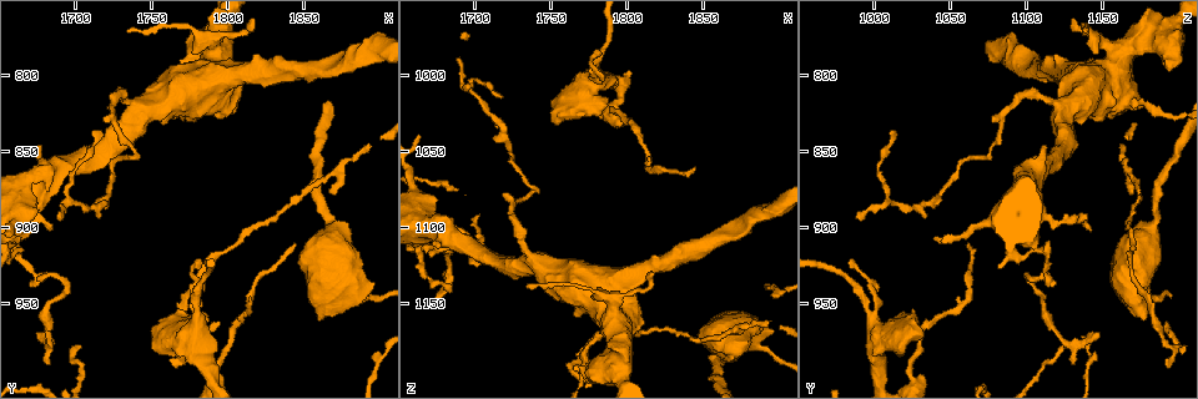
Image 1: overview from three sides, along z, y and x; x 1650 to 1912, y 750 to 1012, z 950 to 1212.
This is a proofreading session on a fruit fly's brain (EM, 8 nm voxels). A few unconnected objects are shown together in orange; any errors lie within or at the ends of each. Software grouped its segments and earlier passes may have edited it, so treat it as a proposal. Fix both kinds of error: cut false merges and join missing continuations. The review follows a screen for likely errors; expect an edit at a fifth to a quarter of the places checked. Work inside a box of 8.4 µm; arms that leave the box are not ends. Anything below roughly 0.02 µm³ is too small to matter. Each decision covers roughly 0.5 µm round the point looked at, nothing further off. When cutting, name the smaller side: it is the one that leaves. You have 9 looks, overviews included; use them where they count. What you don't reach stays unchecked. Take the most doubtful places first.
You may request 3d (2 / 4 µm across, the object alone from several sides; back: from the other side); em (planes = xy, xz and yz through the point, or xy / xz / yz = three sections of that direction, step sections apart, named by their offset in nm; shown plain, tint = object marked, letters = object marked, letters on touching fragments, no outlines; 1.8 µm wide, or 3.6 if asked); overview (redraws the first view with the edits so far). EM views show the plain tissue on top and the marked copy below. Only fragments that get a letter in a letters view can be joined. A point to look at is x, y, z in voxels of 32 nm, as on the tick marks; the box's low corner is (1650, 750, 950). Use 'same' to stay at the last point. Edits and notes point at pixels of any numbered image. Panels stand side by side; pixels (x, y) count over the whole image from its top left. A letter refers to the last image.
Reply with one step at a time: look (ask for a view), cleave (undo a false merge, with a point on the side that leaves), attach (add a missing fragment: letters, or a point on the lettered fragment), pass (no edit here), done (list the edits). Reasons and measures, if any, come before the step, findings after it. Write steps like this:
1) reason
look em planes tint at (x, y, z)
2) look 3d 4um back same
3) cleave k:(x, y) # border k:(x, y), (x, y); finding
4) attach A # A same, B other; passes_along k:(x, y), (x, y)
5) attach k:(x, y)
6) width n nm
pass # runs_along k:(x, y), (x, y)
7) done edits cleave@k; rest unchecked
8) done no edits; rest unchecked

tapers out
look em yz step 16 letters at (1674, 966, 1146)

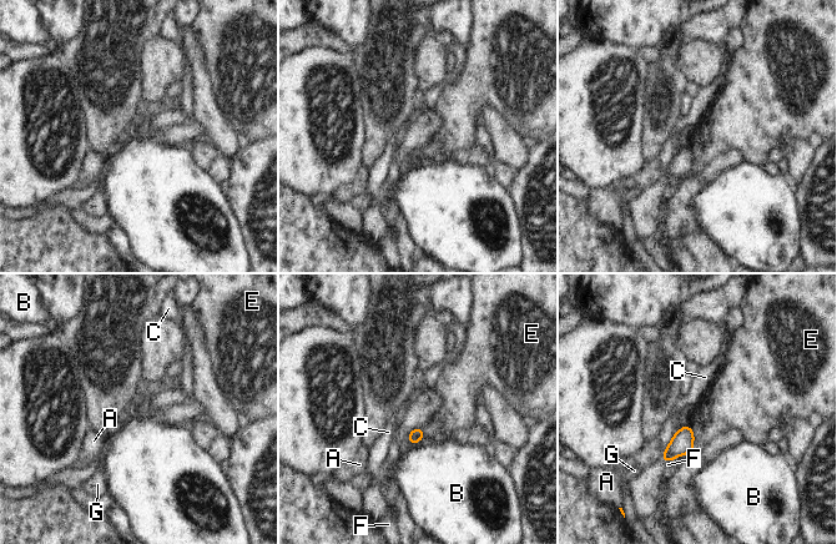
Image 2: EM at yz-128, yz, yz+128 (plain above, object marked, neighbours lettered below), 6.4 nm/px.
pass # A other, B other, C other, E other, F other, G other; border 2:(689, 426), (694, 436), (694, 451); none of them fits

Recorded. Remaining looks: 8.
an open end
look 3d 2um at (1762, 986, 1192)

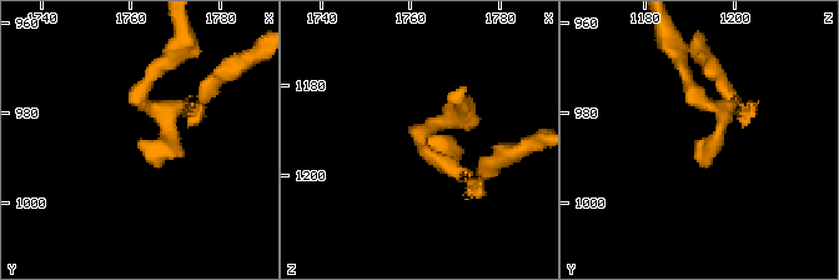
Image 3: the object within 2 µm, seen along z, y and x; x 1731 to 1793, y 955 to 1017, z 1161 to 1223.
need the tissue
look em planes letters at (1762, 986, 1192)

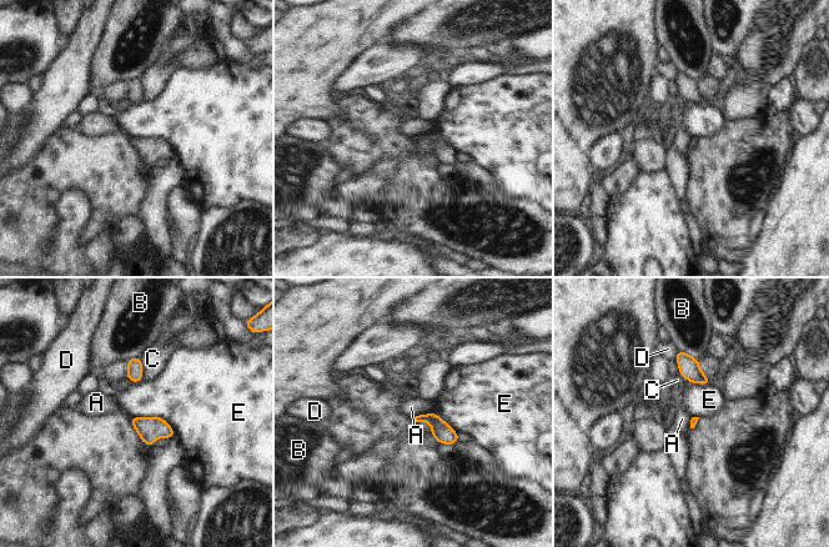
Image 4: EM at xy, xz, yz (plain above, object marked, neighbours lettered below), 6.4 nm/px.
pass # A other, B other, C other, D other, E other; border 4:(131, 416), (160, 416), (175, 435); none of them fits

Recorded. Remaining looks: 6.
free end
look 3d 2um at (1784, 954, 1020)

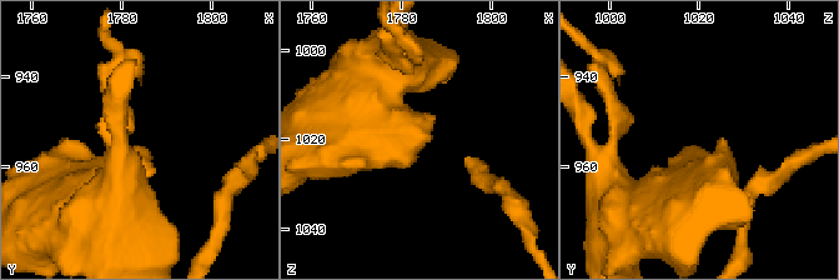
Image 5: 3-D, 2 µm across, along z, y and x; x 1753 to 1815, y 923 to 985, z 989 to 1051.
look em planes letters at (1785, 956, 1020)

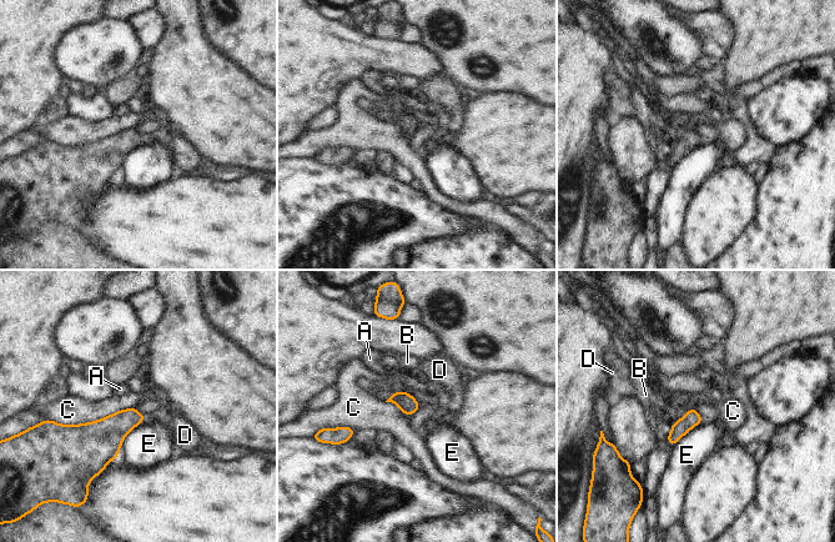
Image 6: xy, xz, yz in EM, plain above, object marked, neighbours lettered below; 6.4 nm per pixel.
pass # A other, B other, C other, D other, E other; border 6:(134, 406), (80, 423), (51, 421); no lettered fragment goes on from it

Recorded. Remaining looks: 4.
sudden change in width
look 3d 4um at (1868, 910, 1178)

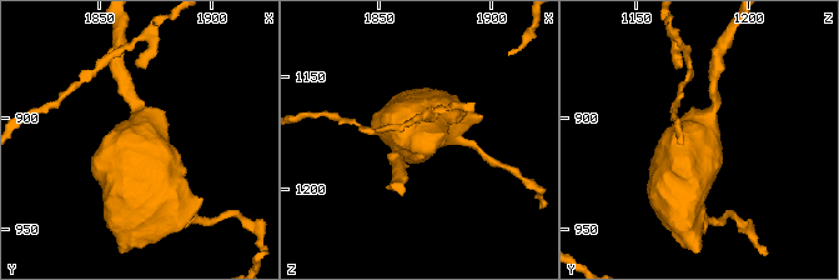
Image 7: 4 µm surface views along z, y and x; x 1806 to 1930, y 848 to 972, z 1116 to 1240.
look em planes tint at (1867, 907, 1177)

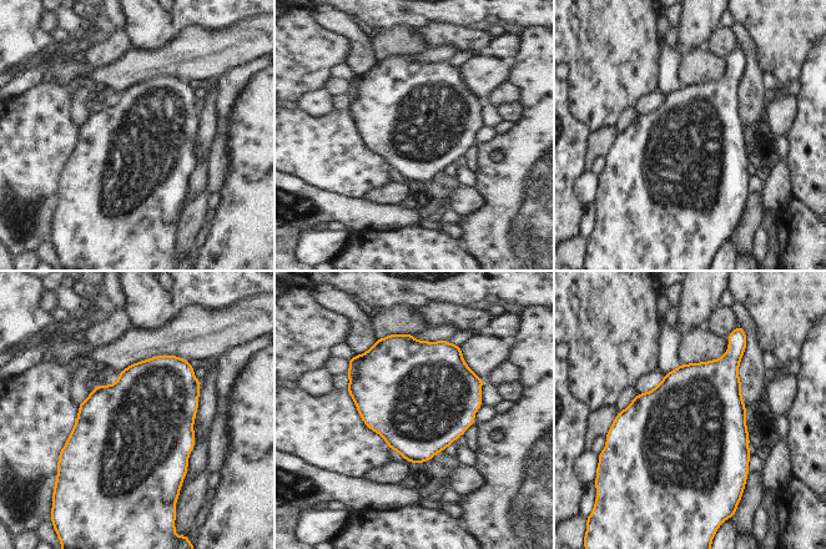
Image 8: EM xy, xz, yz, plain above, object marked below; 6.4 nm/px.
see the neighbours
look em planes letters same

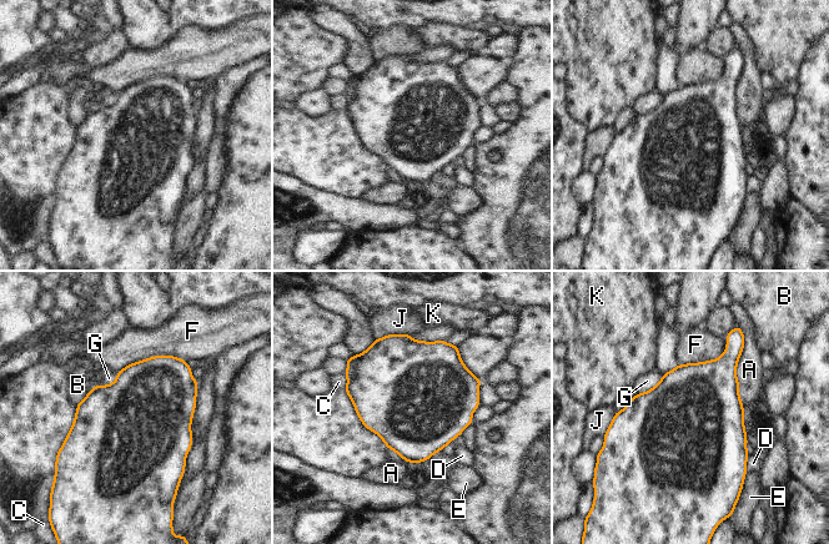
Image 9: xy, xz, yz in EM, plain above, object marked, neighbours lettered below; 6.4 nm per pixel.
longest_contact F 460 nm
pass # A other, B other, C other, D other, E other, F other, G other, J other, K other; border 9:(664, 373), (653, 387), (637, 393); continuous, no second cell

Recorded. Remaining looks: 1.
done no edits; rest unchecked

